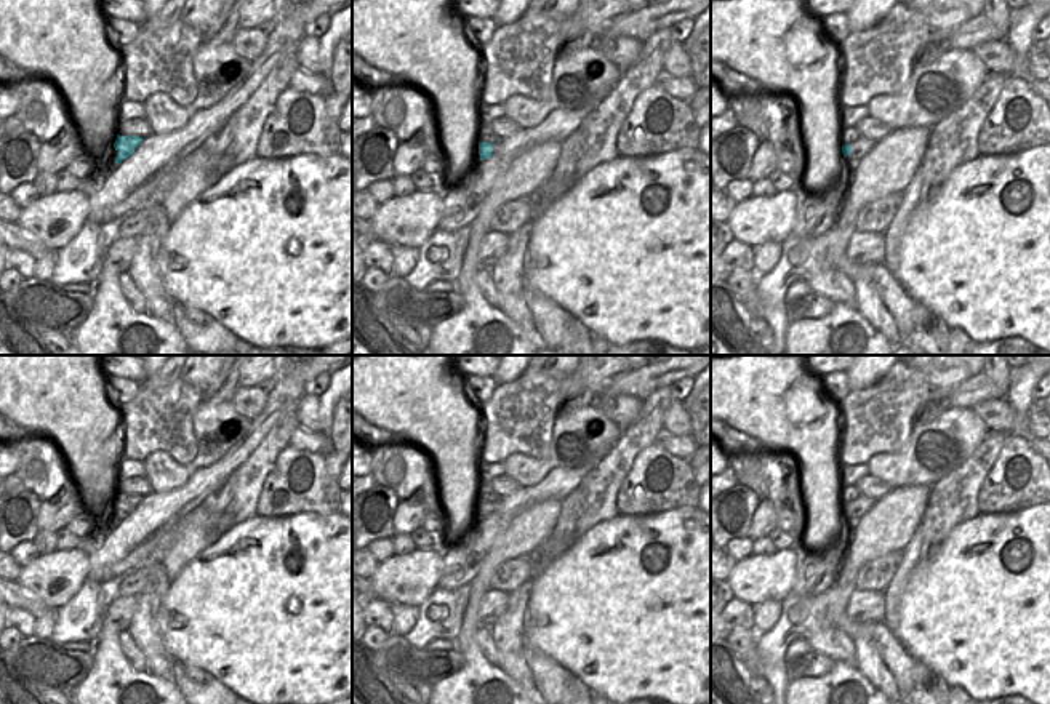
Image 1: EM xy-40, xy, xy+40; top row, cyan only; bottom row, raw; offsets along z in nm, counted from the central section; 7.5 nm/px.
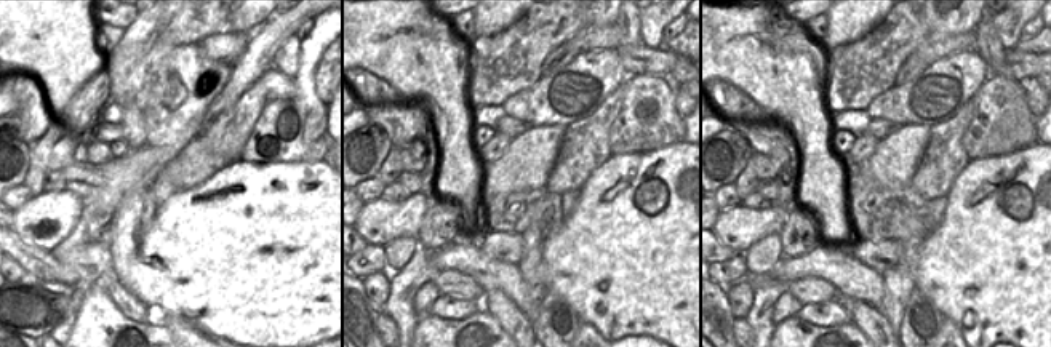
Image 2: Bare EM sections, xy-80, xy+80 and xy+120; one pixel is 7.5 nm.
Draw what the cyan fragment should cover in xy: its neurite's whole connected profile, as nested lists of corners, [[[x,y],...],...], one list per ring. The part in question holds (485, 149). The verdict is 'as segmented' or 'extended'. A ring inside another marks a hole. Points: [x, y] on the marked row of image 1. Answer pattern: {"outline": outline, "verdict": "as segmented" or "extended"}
{"outline": [[[480,126],[480,133],[479,133],[479,155],[480,155],[480,160],[490,158],[493,146],[499,141],[501,139],[496,134],[493,134],[488,128]]], "verdict": "extended"}

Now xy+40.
{"outline": [[[855,126],[840,128],[840,144],[842,144],[842,154],[847,157],[852,150],[852,142],[856,142],[860,139],[860,133]]], "verdict": "extended"}

